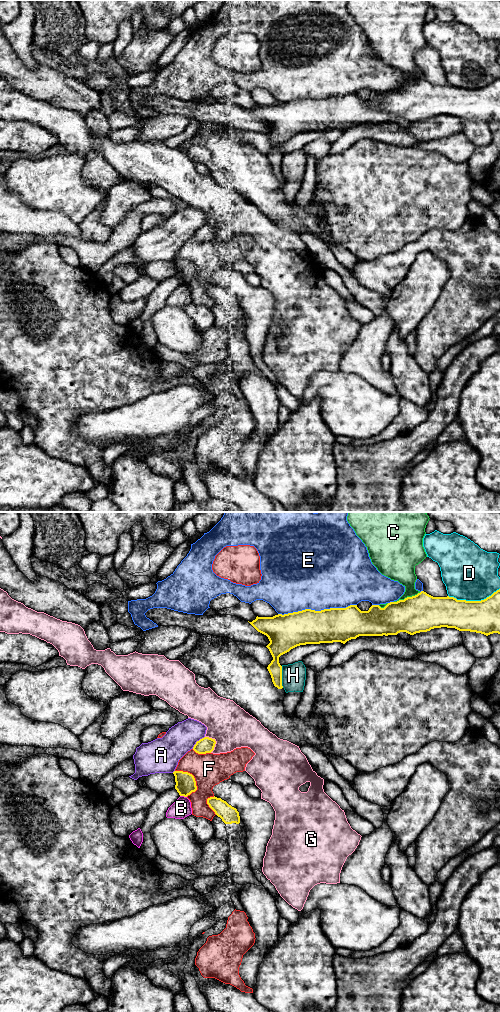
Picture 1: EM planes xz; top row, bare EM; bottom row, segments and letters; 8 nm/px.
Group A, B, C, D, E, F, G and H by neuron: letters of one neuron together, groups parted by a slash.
A / B / C / D / E / F / G / H

